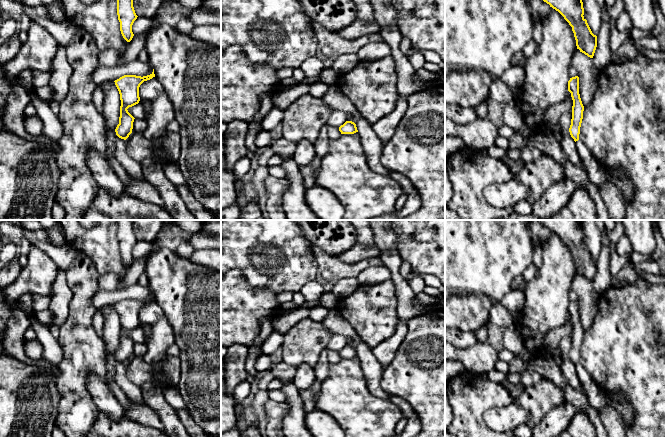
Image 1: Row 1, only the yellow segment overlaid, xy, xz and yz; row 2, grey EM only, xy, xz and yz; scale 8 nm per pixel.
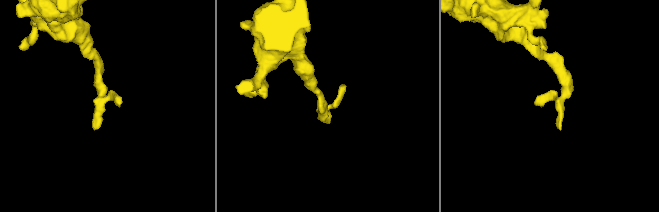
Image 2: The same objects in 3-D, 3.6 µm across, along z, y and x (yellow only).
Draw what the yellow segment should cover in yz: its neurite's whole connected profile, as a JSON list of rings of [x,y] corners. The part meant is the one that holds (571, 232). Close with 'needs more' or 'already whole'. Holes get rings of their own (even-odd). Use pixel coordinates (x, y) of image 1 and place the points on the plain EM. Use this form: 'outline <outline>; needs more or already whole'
outline [[[539,220],[539,222],[558,235],[572,251],[577,273],[593,282],[597,260],[592,257],[583,240],[582,220]]]; already whole

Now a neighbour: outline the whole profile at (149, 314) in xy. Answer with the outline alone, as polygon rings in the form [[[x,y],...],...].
[[[155,301],[144,305],[139,311],[139,321],[144,324],[153,325],[164,317],[163,309]]]

